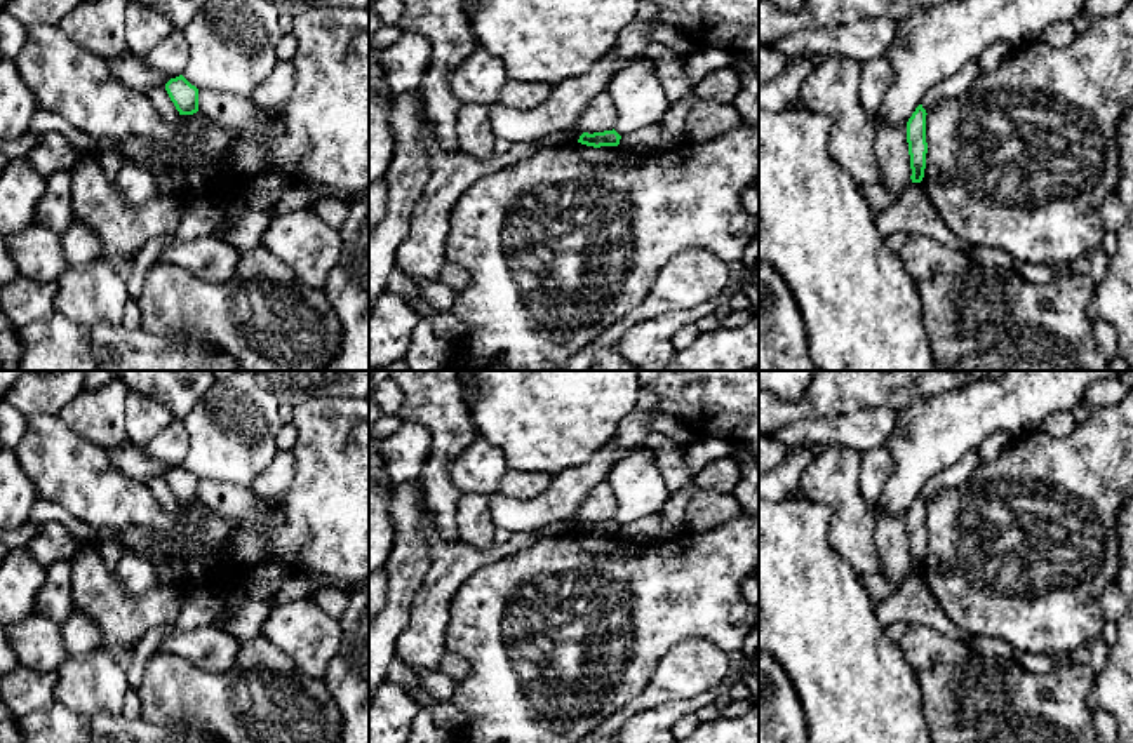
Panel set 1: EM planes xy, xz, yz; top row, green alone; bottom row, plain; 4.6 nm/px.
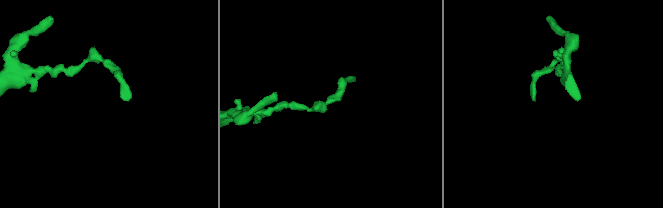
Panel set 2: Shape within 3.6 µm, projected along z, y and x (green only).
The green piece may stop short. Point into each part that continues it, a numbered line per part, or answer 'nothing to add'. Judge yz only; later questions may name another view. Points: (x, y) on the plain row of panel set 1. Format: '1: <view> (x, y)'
nothing to add

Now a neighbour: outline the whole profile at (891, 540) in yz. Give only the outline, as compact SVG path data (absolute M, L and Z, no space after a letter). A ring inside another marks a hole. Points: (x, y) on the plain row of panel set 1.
M875 505L874 520L874 543L879 555L881 574L900 588L912 574L907 513L888 515Z

